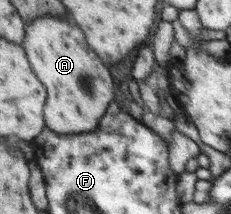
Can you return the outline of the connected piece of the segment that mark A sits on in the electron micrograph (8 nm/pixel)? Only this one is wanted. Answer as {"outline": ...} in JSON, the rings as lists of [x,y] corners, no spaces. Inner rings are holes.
{"outline":[[[40,16],[27,24],[25,42],[21,44],[29,52],[29,64],[37,72],[37,80],[49,88],[49,104],[45,104],[45,126],[57,134],[91,132],[97,120],[113,101],[113,82],[107,68],[99,62],[95,52],[85,44],[81,30],[71,18]],[[43,22],[67,22],[67,24],[43,24]]]}

